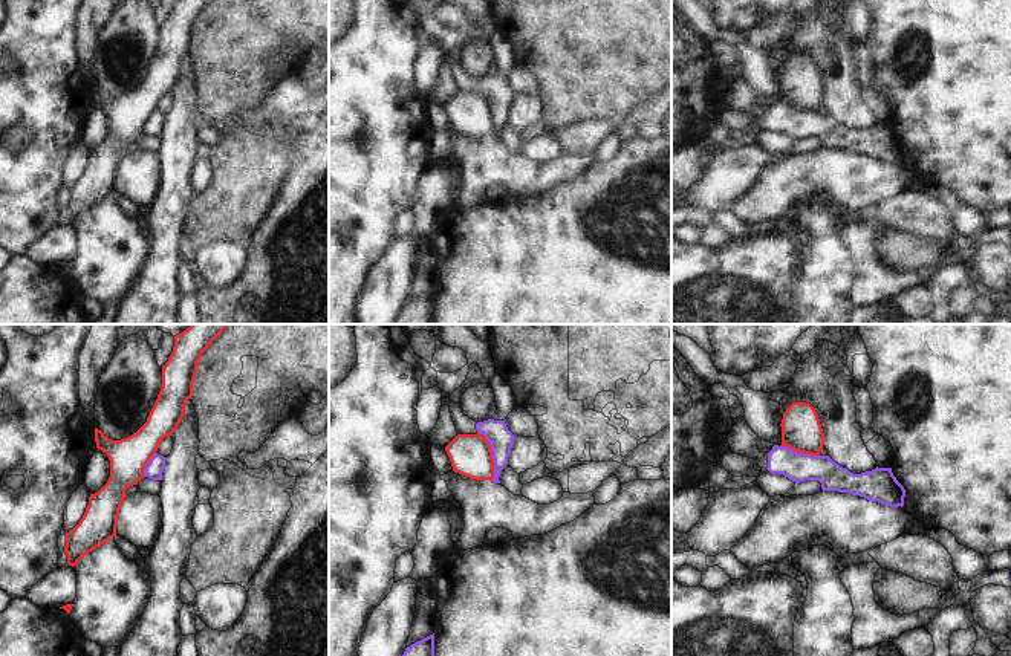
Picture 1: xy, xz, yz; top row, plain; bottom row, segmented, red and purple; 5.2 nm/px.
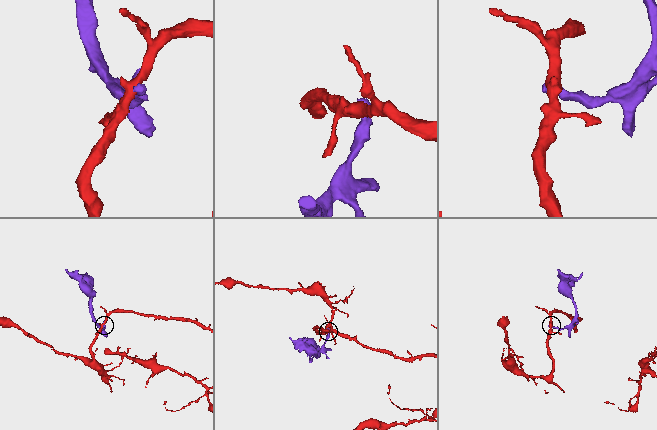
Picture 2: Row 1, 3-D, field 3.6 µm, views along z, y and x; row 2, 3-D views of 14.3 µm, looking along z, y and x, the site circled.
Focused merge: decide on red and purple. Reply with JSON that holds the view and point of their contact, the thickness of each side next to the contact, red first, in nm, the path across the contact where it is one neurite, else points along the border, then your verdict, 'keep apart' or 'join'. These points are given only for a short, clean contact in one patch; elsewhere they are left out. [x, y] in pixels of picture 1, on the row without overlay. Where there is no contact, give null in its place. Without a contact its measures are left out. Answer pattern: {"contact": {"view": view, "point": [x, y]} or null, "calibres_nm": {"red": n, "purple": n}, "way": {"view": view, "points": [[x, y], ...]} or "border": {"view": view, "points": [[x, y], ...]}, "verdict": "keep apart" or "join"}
{"contact": {"view": "xz", "point": [491, 113]}, "calibres_nm": {"red": 220, "purple": 130}, "border": {"view": "xz", "points": [[477, 89], [485, 95], [491, 109], [491, 138]]}, "verdict": "keep apart"}

